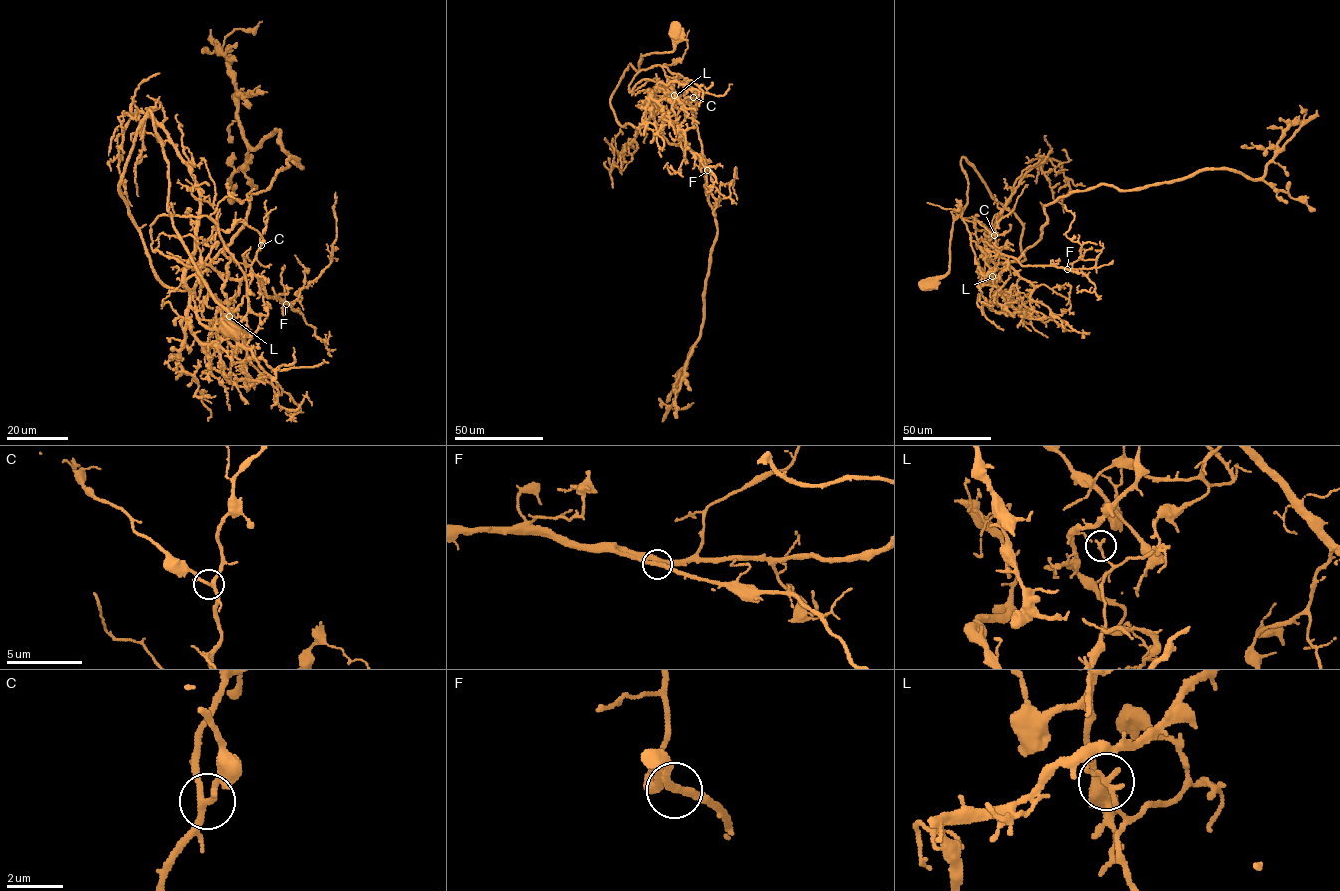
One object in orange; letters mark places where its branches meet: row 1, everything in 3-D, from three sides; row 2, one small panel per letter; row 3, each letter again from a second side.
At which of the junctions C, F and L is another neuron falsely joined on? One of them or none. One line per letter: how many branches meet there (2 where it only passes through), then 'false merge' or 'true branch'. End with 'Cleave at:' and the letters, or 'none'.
C: 3 branches meet; true branch
F: 3 branches meet; true branch
L: 2 branches meet; false merge
Cleave at: L

